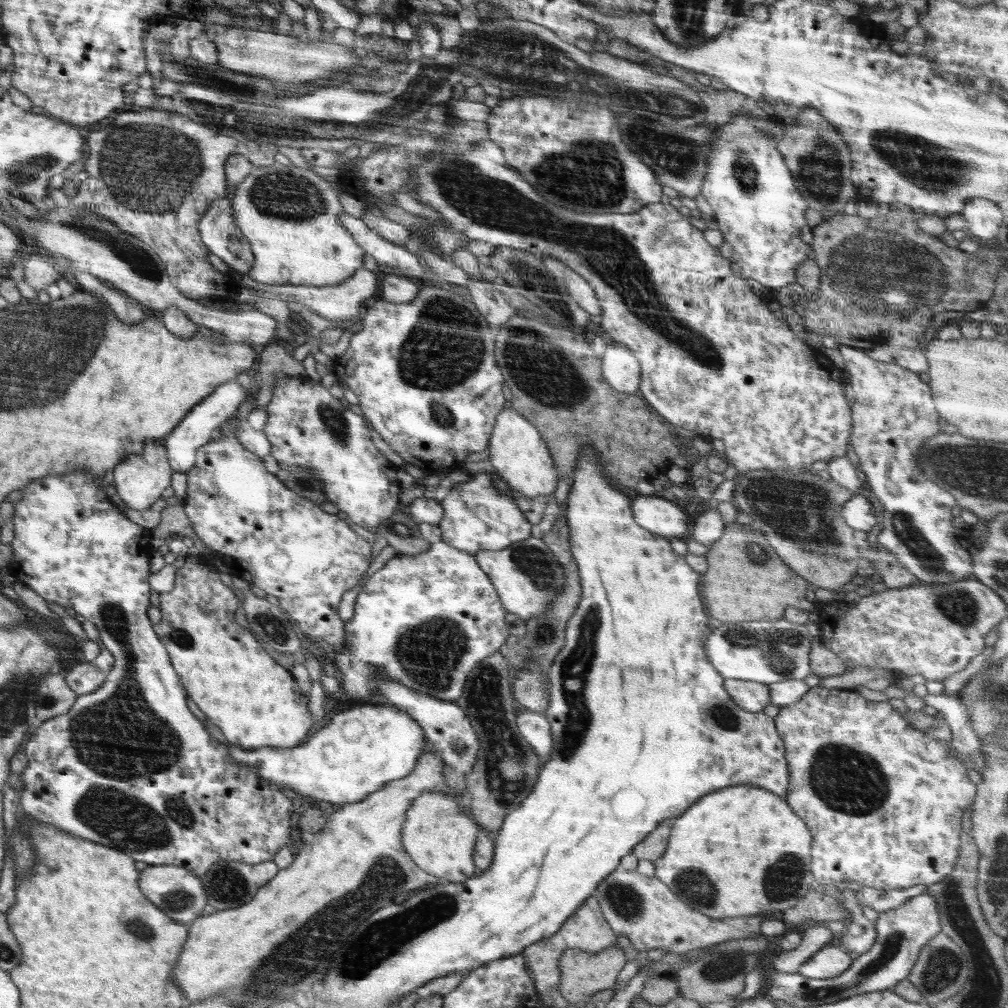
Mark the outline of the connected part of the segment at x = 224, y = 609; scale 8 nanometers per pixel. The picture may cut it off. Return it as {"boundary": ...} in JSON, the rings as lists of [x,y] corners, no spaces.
{"boundary":[[[192,552],[186,556],[185,564],[174,574],[175,586],[170,592],[156,594],[161,610],[161,622],[154,631],[164,644],[182,686],[206,718],[222,730],[226,740],[240,748],[280,747],[292,748],[308,736],[314,718],[308,710],[309,695],[298,688],[295,673],[286,672],[276,666],[274,660],[262,650],[253,633],[244,630],[235,620],[235,612],[241,602],[232,588],[220,580],[219,572],[210,560]]]}

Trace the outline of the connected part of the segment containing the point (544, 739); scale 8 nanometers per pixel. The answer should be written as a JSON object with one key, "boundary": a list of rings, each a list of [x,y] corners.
{"boundary":[[[520,709],[517,714],[517,728],[520,735],[532,745],[538,757],[543,761],[550,758],[552,753],[552,734],[545,713],[534,712],[530,709]]]}

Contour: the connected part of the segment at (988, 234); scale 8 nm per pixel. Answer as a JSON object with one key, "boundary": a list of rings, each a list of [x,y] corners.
{"boundary":[[[972,198],[964,204],[962,216],[968,222],[968,228],[972,230],[972,236],[982,238],[982,240],[996,240],[998,234],[998,226],[1002,222],[1002,212],[1000,208],[986,198]]]}

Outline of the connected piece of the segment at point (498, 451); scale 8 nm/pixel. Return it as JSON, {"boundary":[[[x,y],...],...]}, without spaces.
{"boundary":[[[503,408],[496,417],[488,442],[490,442],[487,447],[490,452],[490,464],[511,489],[531,499],[554,494],[558,476],[552,458],[538,429],[526,420],[526,417],[512,408]]]}

